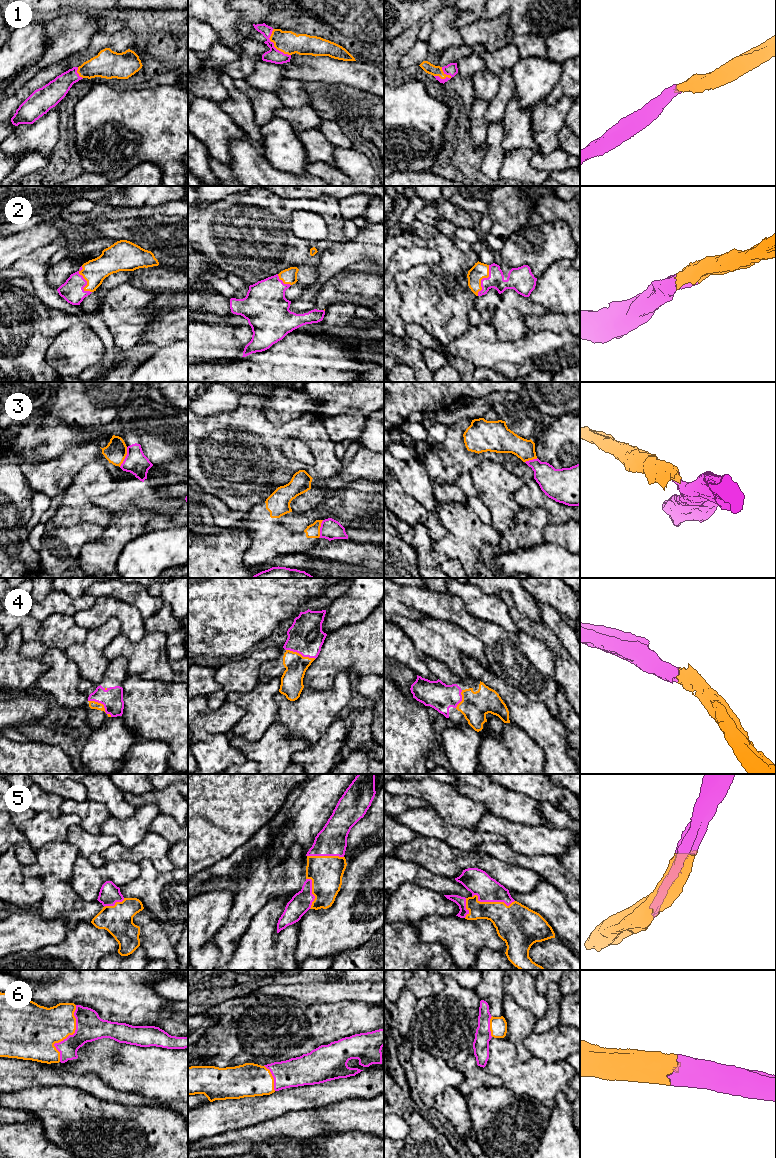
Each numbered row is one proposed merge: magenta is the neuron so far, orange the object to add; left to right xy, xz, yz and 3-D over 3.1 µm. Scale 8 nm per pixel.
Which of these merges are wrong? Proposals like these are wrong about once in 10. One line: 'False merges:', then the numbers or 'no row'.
False merges: 3

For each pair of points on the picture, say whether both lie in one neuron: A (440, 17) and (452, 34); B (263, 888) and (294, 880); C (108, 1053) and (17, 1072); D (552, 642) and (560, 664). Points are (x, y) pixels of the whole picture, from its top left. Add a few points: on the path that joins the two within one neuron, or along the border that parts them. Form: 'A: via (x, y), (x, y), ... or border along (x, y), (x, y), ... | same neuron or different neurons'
A: via (443, 21), (443, 25), (448, 30) | same neuron
B: via (271, 883), (286, 882) | same neuron
C: border along (49, 1064), (74, 1072) | different neurons
D: via (555, 647), (559, 652), (560, 659) | same neuron

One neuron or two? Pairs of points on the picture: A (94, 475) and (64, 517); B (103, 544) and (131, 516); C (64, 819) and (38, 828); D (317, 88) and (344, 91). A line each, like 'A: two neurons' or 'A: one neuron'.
A: one neuron
B: one neuron
C: one neuron
D: one neuron

